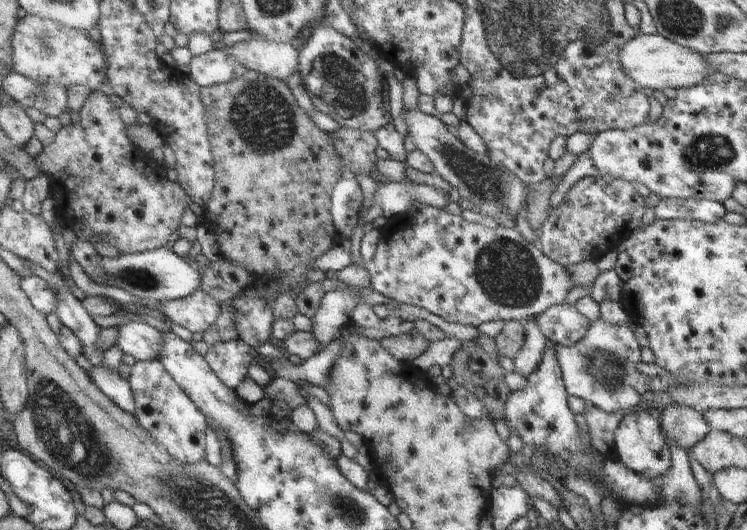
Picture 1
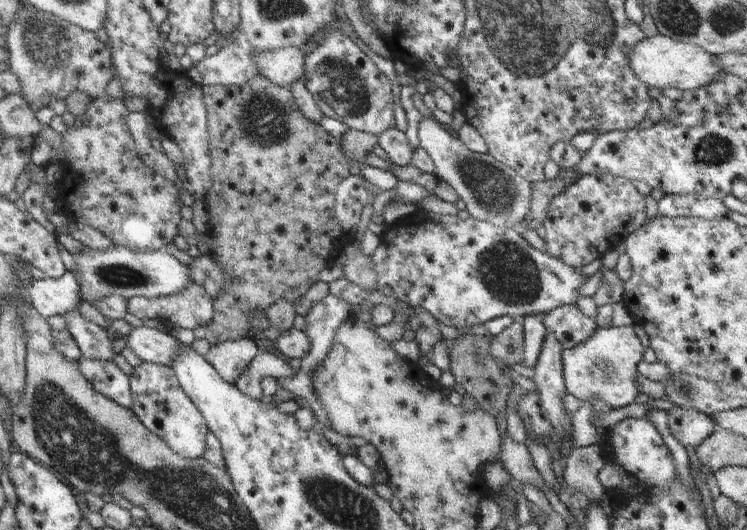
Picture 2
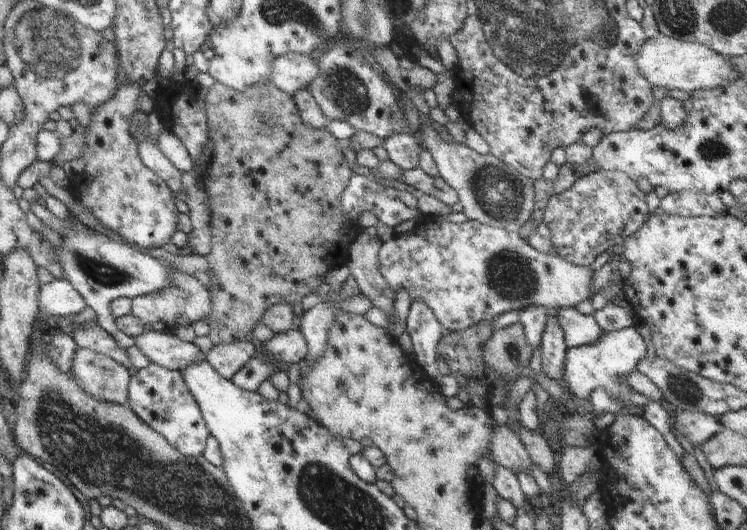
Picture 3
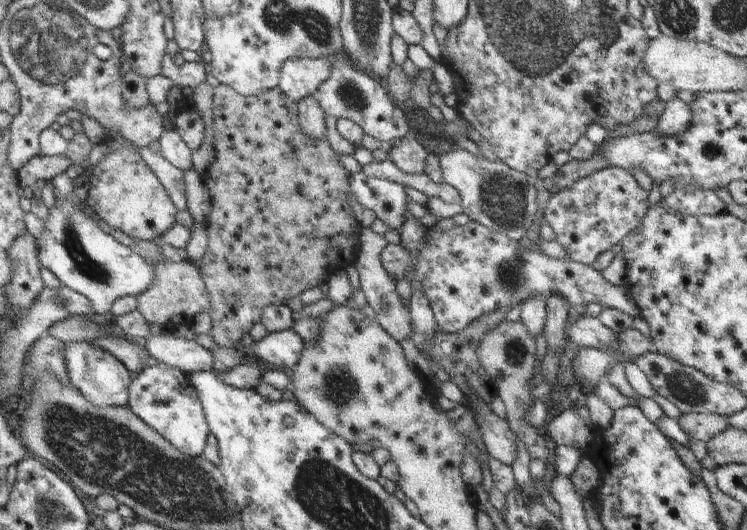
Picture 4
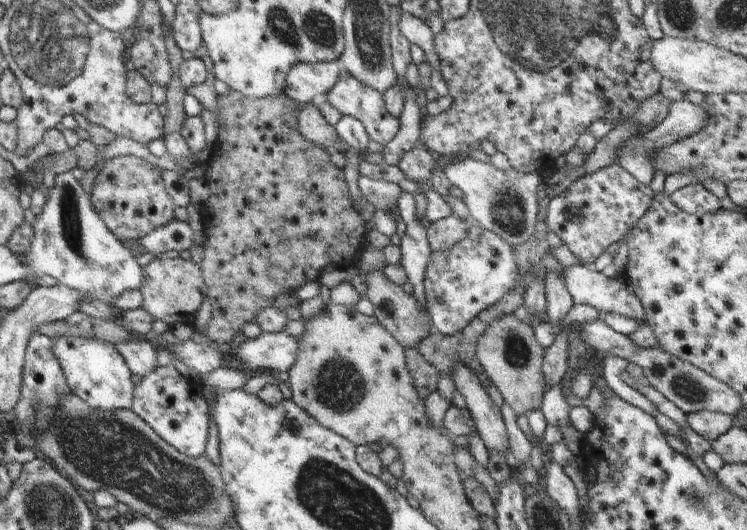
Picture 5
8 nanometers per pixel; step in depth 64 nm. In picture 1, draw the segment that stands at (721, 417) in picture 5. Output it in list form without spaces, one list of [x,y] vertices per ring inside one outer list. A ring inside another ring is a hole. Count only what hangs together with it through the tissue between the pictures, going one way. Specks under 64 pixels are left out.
[[[676,403],[661,410],[660,426],[668,440],[684,450],[696,446],[712,430],[702,413]]]

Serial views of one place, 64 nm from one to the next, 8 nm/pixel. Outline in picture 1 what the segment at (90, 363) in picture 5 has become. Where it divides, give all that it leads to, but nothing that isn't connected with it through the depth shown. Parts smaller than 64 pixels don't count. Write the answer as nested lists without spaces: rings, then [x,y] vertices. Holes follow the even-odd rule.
[[[102,364],[92,365],[85,370],[88,378],[94,382],[96,388],[103,392],[118,408],[122,408],[128,414],[134,414],[136,410],[134,395],[128,380],[122,378],[118,372],[106,370]]]

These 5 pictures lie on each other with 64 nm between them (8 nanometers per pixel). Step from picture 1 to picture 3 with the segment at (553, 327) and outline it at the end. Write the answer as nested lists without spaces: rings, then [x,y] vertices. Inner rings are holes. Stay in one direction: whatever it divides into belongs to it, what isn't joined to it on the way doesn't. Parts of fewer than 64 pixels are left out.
[[[562,307],[556,314],[560,328],[564,332],[567,347],[588,346],[602,338],[604,330],[598,326],[593,315],[580,314],[576,307]]]

